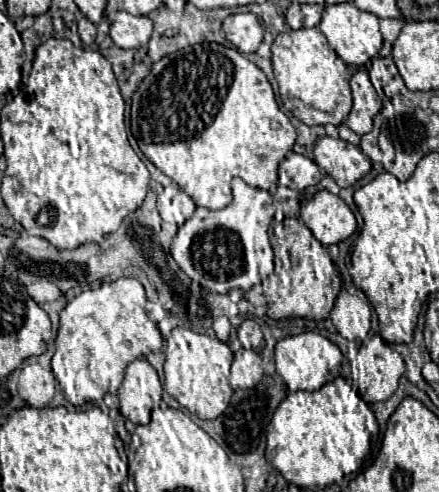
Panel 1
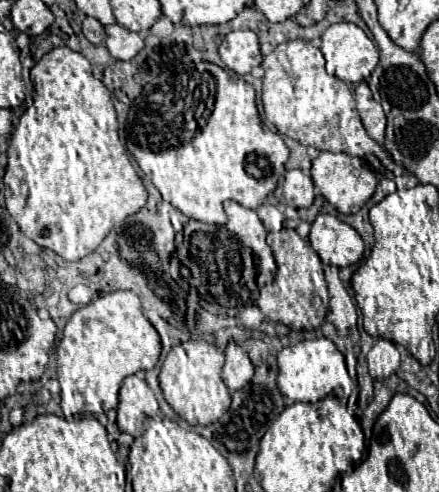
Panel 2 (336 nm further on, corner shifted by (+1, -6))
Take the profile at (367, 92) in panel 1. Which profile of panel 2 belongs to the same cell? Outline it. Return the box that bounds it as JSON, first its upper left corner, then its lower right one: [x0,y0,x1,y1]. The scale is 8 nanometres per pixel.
[356,82,386,144]

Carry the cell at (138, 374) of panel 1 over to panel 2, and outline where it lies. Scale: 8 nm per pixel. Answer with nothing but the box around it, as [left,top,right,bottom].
[118,376,158,436]

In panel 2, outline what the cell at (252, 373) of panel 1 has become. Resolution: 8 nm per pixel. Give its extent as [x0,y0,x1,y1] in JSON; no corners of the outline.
[222,342,254,392]

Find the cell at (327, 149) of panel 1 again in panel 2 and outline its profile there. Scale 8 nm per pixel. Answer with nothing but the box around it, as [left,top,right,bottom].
[312,152,378,214]

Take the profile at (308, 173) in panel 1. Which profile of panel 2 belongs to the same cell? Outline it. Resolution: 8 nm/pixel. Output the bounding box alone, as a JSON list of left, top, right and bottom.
[284,170,314,208]

